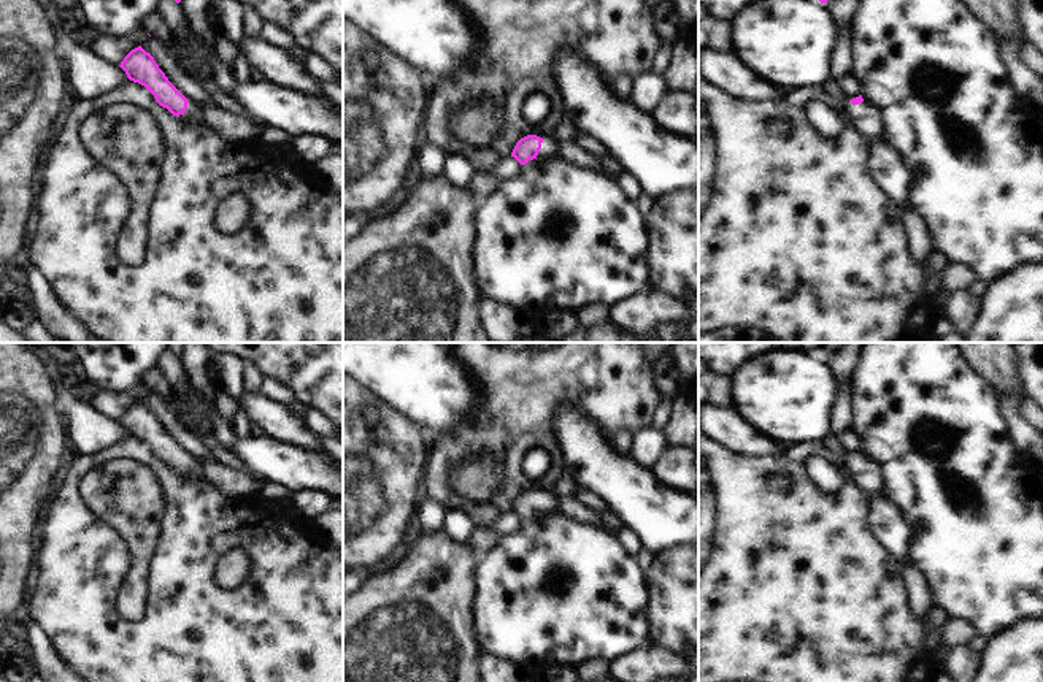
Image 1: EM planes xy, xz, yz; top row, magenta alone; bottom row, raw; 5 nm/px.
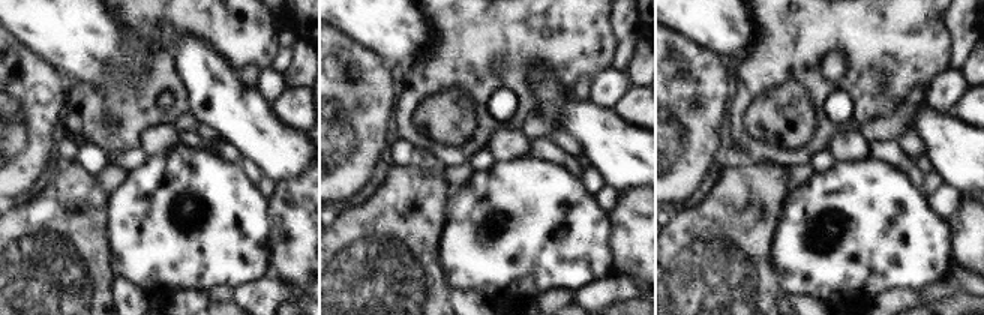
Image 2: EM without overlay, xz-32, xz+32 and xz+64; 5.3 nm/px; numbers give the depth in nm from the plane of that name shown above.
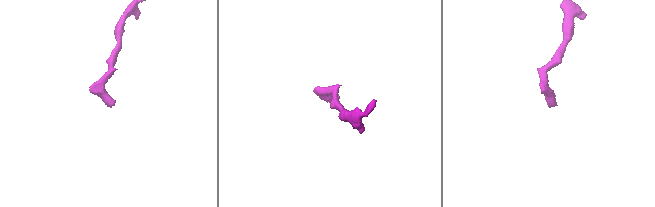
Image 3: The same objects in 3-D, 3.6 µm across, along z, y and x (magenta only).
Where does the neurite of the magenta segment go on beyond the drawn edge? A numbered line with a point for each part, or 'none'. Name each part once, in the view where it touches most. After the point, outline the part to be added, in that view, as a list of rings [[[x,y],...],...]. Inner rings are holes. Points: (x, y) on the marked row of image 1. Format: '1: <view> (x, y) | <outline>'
1: xz (548, 151) | [[[551,136],[543,138],[541,149],[533,160],[549,162],[557,157],[556,141]]]

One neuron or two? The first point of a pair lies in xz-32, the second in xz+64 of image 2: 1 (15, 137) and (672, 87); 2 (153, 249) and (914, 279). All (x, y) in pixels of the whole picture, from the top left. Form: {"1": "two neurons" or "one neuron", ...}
{"1": "one neuron", "2": "one neuron"}

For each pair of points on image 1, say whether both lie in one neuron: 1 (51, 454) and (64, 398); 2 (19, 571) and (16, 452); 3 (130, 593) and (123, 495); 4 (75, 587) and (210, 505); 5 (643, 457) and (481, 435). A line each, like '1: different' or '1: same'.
1: different
2: same
3: same
4: same
5: different

